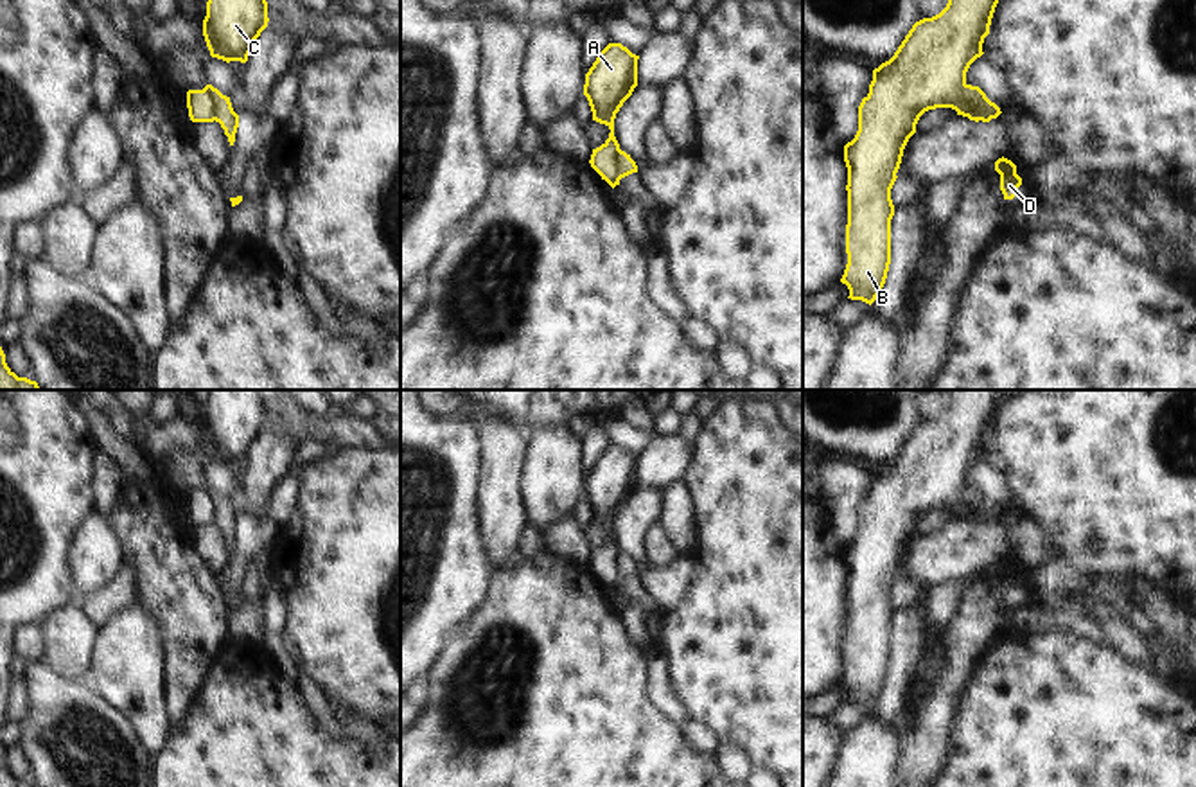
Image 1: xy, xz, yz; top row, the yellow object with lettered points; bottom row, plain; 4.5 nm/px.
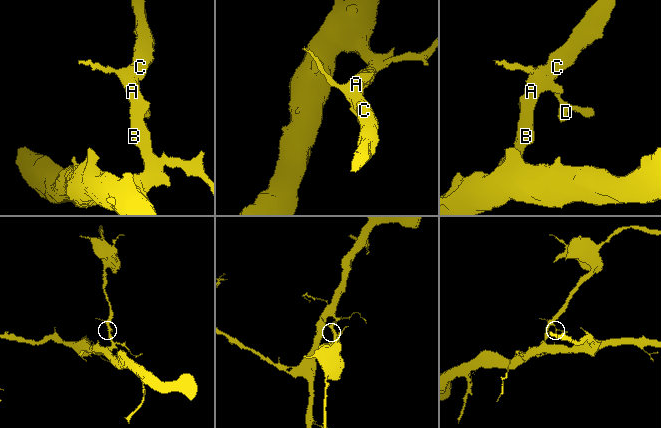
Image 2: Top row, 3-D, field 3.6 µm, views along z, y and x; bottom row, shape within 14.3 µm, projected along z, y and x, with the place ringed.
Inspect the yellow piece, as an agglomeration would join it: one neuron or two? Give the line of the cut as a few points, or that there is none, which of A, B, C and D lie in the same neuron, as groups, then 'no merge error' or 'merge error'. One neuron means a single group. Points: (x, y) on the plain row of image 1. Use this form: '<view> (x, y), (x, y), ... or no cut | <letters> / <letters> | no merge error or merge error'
xy (203, 491), (212, 498), (214, 521) | A B C / D | merge error

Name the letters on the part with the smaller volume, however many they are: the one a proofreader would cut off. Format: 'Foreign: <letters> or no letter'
Foreign: D

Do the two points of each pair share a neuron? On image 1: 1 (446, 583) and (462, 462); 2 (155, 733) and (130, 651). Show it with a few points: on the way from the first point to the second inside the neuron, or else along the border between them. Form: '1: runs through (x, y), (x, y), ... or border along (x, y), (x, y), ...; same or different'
1: runs through (446, 552), (448, 534), (457, 520), (458, 493); same
2: runs through (149, 714), (146, 698), (135, 683), (131, 671); same

